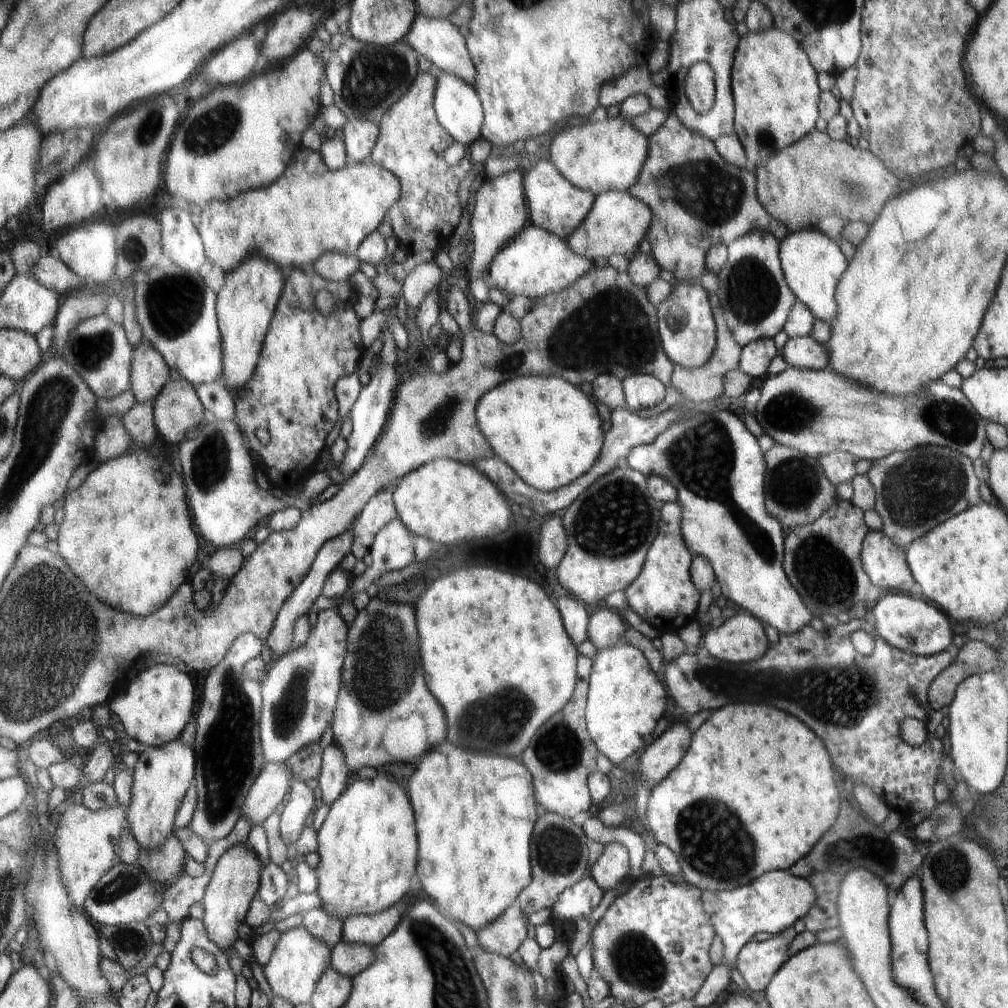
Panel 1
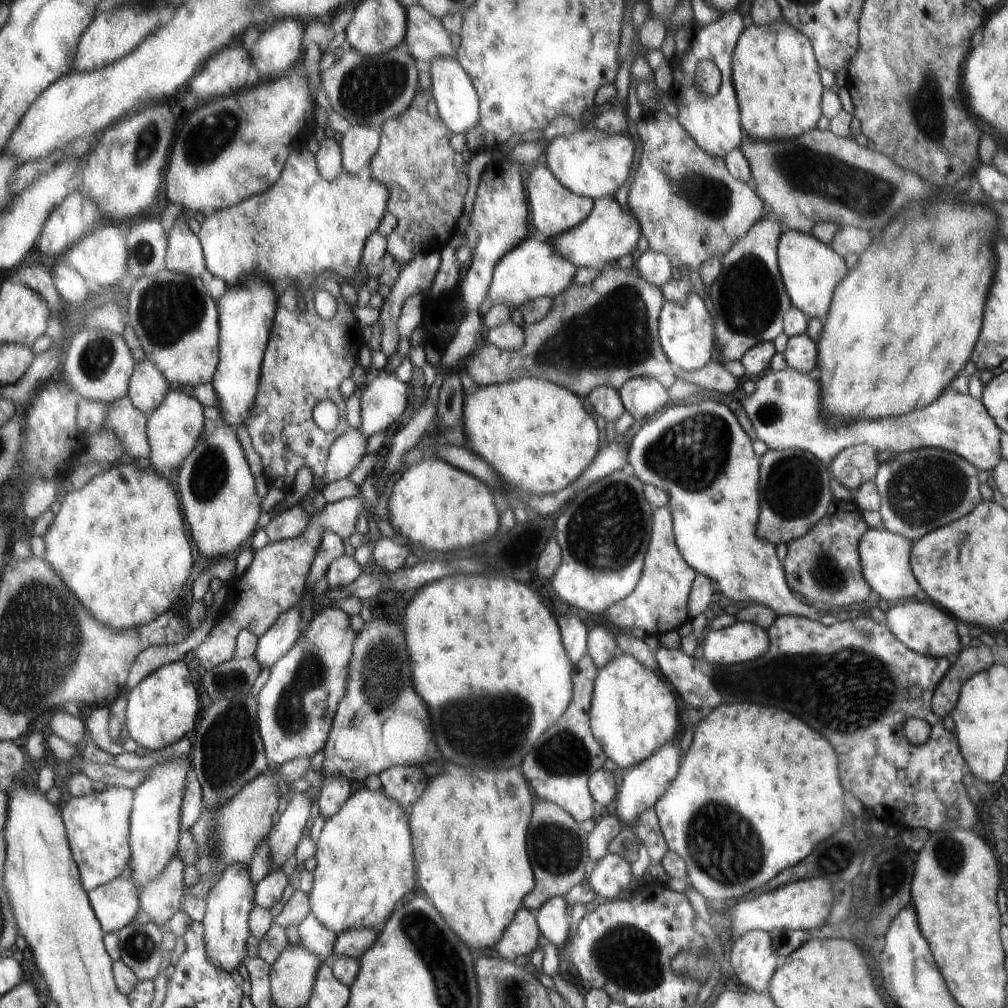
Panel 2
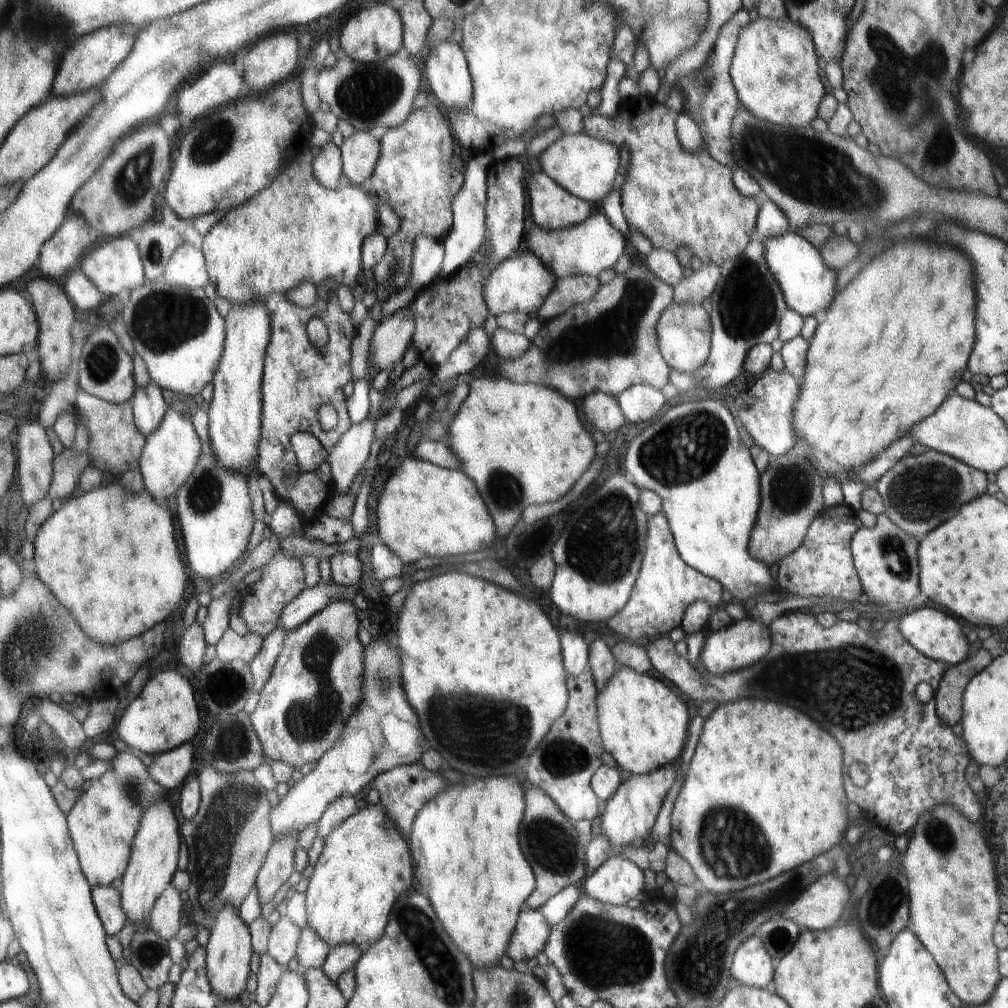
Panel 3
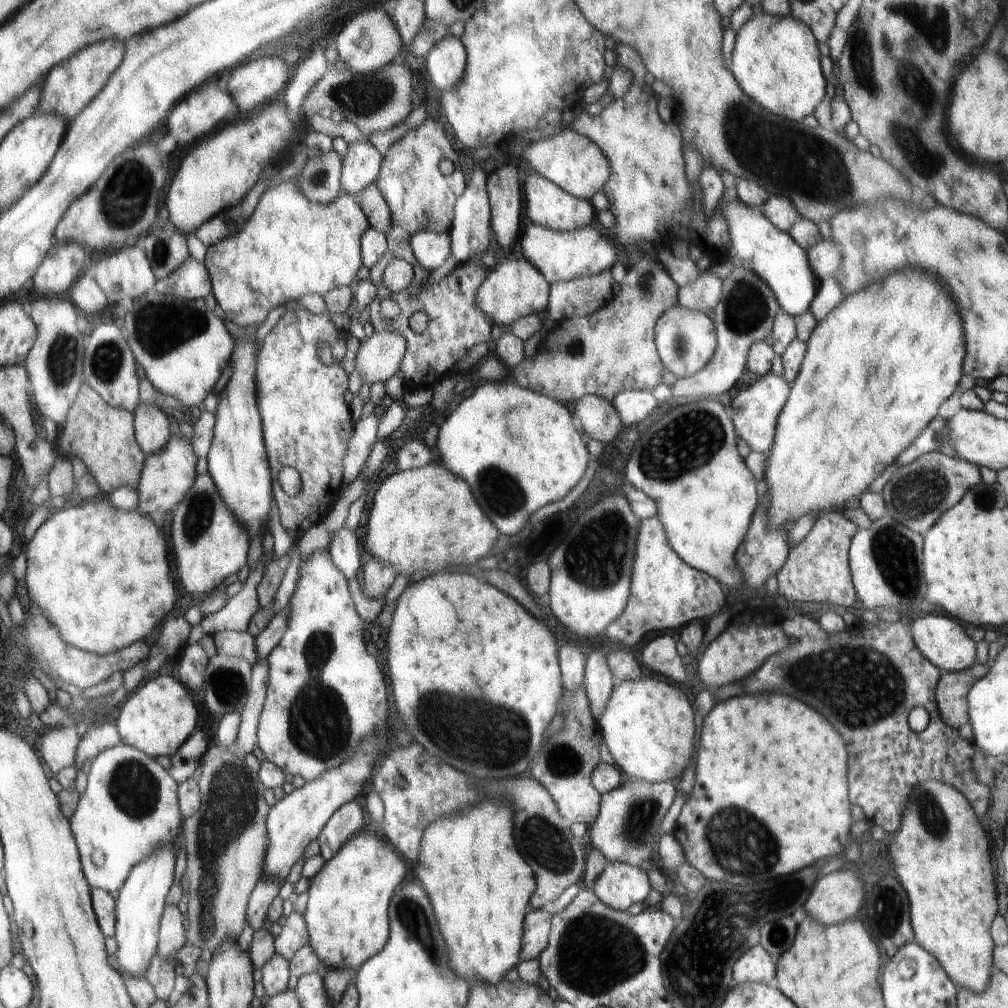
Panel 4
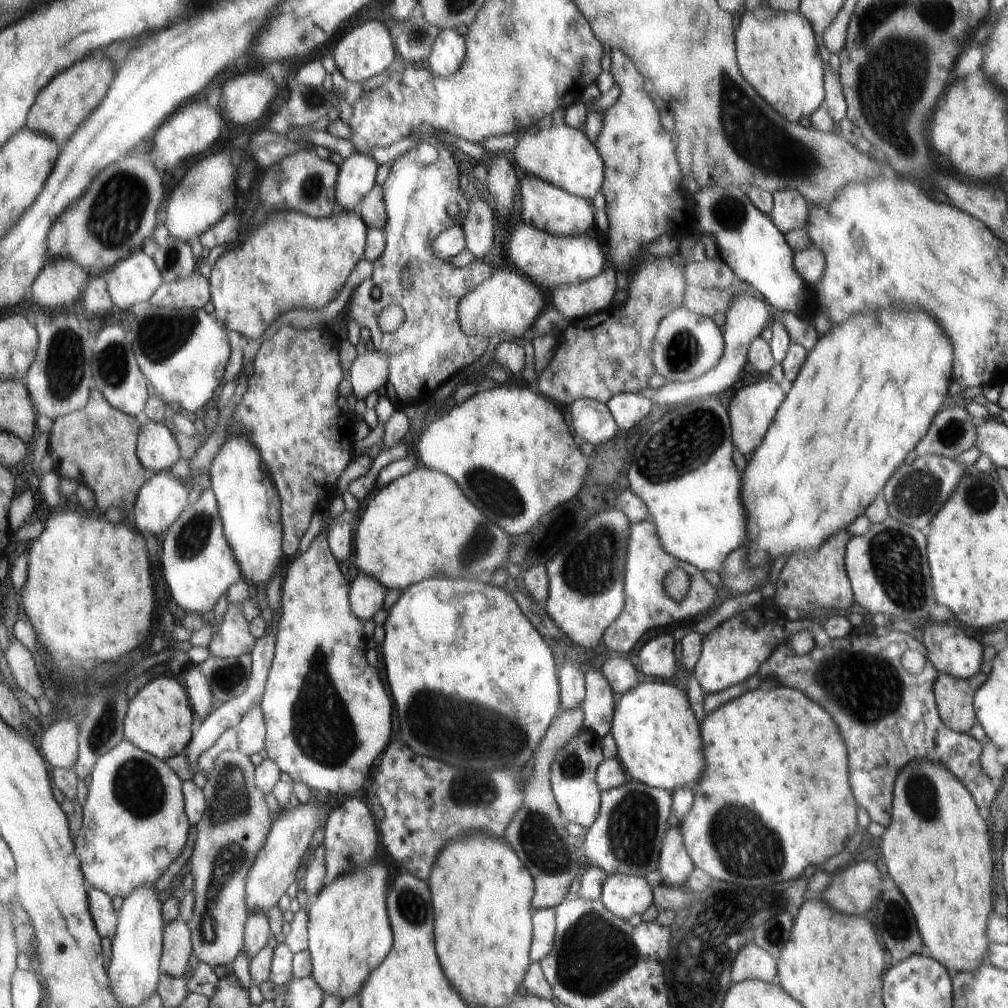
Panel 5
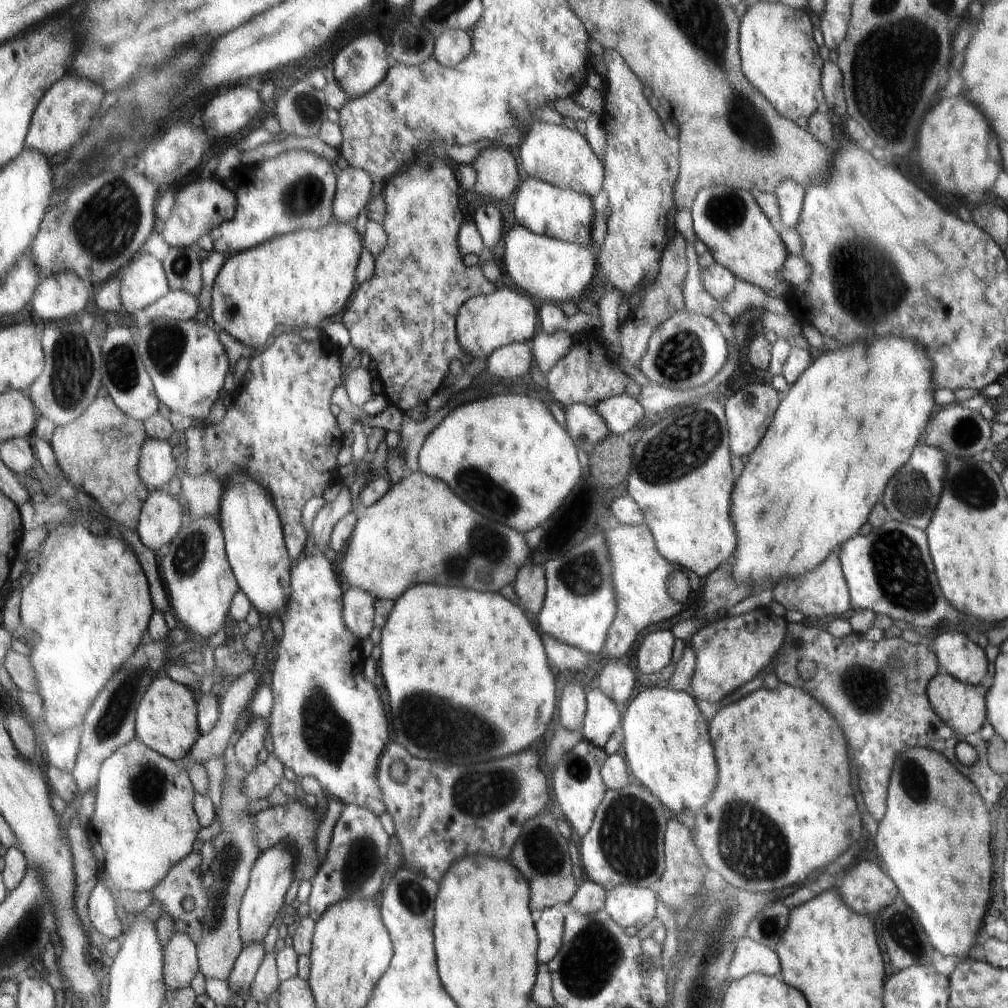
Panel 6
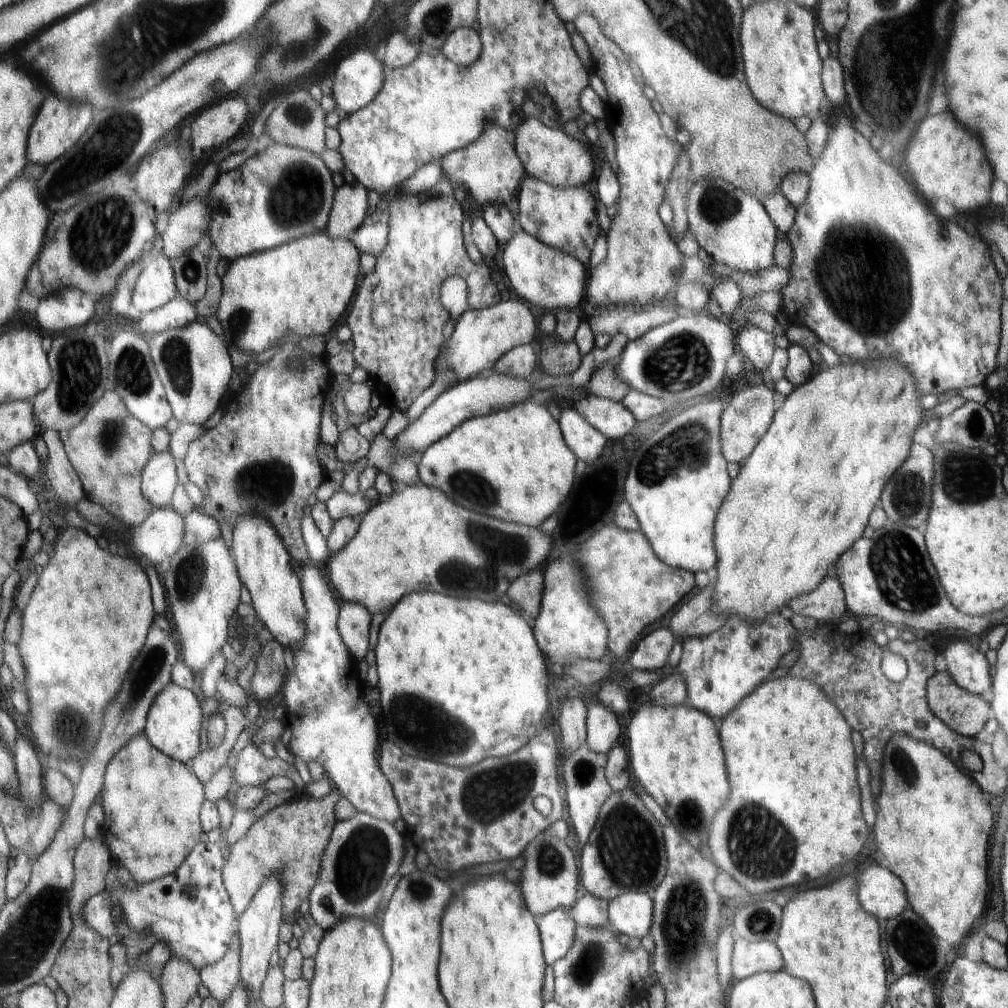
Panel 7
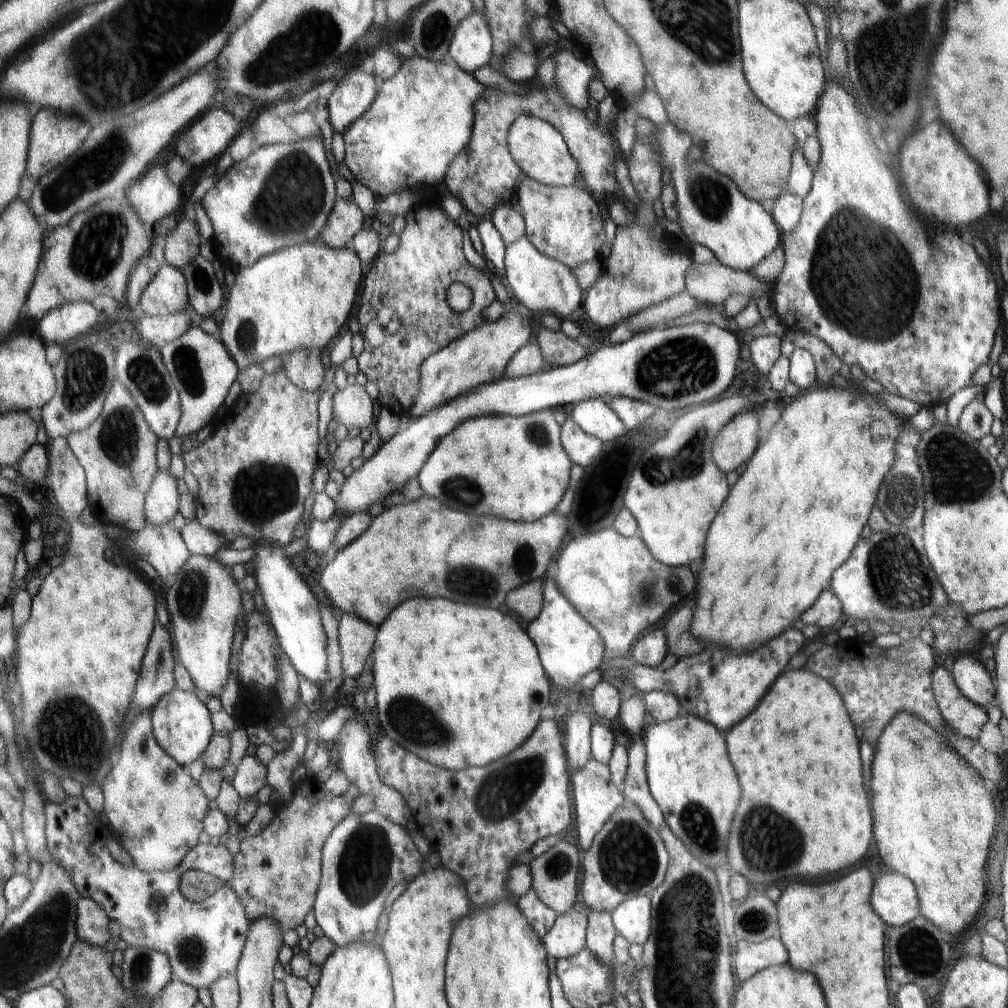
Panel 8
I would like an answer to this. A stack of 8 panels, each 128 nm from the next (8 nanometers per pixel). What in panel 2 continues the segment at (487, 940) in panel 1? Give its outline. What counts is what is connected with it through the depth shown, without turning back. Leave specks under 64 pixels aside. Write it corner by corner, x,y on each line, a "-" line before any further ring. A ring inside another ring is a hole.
522,907
514,915
508,931
502,935
501,942
495,948
502,959
511,963
527,960
540,946
541,930
537,924
535,912

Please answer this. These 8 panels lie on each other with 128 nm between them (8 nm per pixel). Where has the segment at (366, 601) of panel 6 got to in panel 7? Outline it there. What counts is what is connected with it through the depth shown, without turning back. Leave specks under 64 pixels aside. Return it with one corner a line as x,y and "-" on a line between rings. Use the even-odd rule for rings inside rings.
340,601
341,610
340,616
337,620
337,628
341,639
345,642
350,654
353,659
358,661
365,659
366,653
368,652
368,640
370,634
371,616
370,612
366,610
364,605
360,606
358,603
347,603
346,601

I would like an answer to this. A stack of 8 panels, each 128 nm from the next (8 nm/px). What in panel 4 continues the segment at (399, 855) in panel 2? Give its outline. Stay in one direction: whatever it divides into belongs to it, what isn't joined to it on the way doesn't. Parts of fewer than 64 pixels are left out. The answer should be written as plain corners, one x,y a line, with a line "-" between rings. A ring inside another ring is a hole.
374,832
354,835
313,876
303,917
309,934
308,944
324,965
323,969
355,972
389,942
388,908
390,896
406,874
402,858

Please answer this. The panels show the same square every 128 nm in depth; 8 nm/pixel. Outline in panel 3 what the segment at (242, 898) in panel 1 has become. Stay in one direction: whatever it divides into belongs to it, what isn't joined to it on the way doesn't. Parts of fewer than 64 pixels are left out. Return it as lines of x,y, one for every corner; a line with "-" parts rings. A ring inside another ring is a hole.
229,903
220,912
217,922
212,930
209,943
206,945
208,956
208,970
210,980
215,990
222,994
227,1001
236,1001
242,996
248,974
250,974
250,960
252,960
252,948
250,948
250,935
248,928
241,917
241,912

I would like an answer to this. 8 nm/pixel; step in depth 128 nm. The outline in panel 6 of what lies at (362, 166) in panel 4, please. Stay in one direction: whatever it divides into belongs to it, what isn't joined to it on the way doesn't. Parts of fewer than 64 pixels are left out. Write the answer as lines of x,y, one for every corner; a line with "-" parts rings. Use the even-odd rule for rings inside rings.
350,166
338,174
337,198
333,200
333,219
353,226
356,217
372,199
372,178
362,169

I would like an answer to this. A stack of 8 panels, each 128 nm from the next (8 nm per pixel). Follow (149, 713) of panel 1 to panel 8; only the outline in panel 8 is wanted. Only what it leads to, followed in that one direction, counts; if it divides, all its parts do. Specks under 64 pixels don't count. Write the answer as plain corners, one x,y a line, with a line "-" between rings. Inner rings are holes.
180,688
166,695
154,708
153,727
158,742
164,750
187,768
200,756
205,755
217,735
213,713
206,706
204,697
199,692
190,692

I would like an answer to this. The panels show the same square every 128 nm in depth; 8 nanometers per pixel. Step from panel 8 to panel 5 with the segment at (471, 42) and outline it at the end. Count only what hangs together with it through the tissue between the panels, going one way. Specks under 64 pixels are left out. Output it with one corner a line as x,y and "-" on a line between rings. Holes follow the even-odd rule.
442,29
432,45
429,67
439,77
450,76
460,70
467,52
464,36
456,29

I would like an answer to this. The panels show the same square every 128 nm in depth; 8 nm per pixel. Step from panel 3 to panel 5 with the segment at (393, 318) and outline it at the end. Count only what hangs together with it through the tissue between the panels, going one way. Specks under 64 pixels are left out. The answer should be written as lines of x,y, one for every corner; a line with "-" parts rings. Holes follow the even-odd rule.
366,350
362,355
358,355
348,370
350,385
352,386
350,392
357,399
366,399
374,391
382,392
388,382
388,374
390,372
388,366
390,366
390,358
386,354
382,354
382,352
378,352
378,350
373,352

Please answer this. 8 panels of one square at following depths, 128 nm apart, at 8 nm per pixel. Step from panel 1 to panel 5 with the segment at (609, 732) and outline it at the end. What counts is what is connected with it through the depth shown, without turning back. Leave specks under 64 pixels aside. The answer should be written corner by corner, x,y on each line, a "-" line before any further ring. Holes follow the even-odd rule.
648,680
621,695
614,706
610,734
616,742
616,759
623,770
634,781
668,792
694,788
704,774
706,762
702,754
700,726
686,692
674,684

